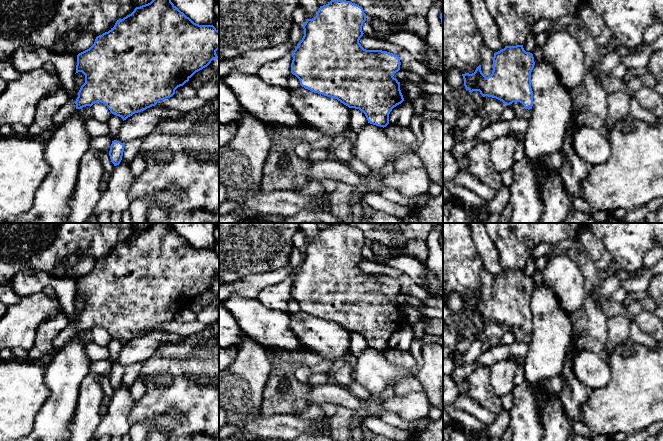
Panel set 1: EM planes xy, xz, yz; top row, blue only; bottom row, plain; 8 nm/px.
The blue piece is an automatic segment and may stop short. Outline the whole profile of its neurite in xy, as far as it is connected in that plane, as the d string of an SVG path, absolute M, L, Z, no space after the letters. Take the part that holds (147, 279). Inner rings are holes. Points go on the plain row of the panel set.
M153 223L150 227L136 231L134 235L116 245L113 252L108 256L96 261L94 268L87 274L77 279L76 297L82 296L85 299L85 307L81 310L76 325L68 324L54 339L53 346L55 349L61 348L69 339L76 333L81 333L86 330L92 330L97 326L101 326L107 330L110 336L119 340L124 344L135 337L141 336L155 330L160 324L170 322L175 318L175 314L183 310L189 303L198 295L207 291L212 284L217 283L216 275L219 273L219 255L213 249L199 249L194 247L189 241L181 236L172 226L171 223Z

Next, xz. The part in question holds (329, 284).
M331 224L320 230L316 240L307 243L303 249L304 260L292 276L291 297L295 299L300 309L314 317L335 322L349 332L363 336L368 347L386 351L389 348L389 338L394 331L404 325L400 314L400 306L393 299L400 294L398 279L382 274L366 274L359 267L363 260L362 250L366 238L361 230L346 224Z

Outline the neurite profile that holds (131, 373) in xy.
M138 362L125 368L122 384L120 387L130 387L139 378L141 366L141 362Z

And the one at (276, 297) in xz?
M288 278L279 284L268 286L261 291L258 300L269 309L288 313L288 301L291 298L292 278Z

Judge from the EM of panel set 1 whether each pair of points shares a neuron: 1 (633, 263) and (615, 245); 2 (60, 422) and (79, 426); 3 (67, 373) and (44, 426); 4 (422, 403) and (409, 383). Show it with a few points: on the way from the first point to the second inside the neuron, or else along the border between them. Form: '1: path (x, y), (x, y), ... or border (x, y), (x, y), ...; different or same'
1: path (629, 259), (619, 249); same
2: border (77, 402), (68, 430); different
3: path (64, 386), (62, 403), (57, 413); same
4: border (423, 392), (395, 394); different

